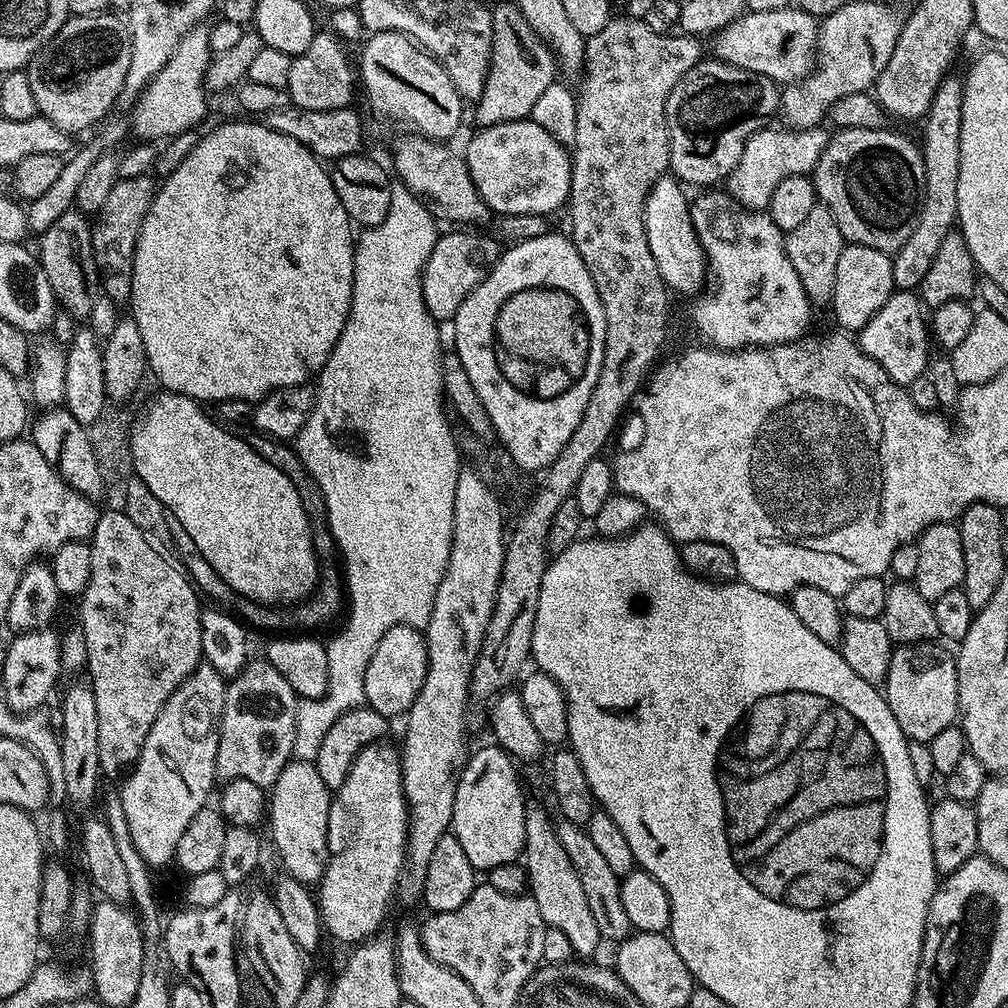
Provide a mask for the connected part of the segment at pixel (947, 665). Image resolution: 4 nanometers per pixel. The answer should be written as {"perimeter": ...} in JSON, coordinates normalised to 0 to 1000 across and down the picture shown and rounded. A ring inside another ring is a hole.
{"perimeter":[[[922,637],[890,642],[885,649],[881,671],[875,680],[875,689],[893,723],[902,734],[916,738],[927,733],[934,724],[945,721],[952,705],[947,650],[931,640]]]}

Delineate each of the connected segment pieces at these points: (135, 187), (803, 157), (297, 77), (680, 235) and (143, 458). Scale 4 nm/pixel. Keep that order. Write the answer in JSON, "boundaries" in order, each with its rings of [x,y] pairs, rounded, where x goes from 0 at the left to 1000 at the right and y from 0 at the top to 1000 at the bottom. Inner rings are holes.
{"boundaries":[[[[150,174],[137,177],[116,178],[109,188],[101,208],[93,211],[91,223],[91,247],[93,260],[99,270],[99,285],[102,293],[115,302],[126,303],[131,296],[131,261],[143,213],[149,208],[155,195],[157,183]]],[[[759,125],[743,137],[736,149],[736,157],[732,157],[732,165],[728,165],[728,169],[722,174],[720,189],[737,206],[761,207],[768,192],[768,185],[772,185],[776,177],[805,172],[812,157],[815,157],[815,149],[819,149],[821,144],[822,132],[816,131],[818,128],[813,125],[791,129],[780,125],[766,126]]],[[[317,30],[300,54],[290,57],[288,81],[284,88],[289,102],[304,109],[335,109],[350,102],[351,63],[345,61],[340,47],[342,45],[328,31]]],[[[666,173],[655,175],[649,181],[639,201],[641,240],[645,240],[645,252],[649,252],[653,272],[657,272],[664,287],[668,291],[687,290],[686,292],[690,292],[699,285],[697,282],[698,274],[700,278],[700,259],[698,245],[694,242],[687,223],[685,194],[682,194],[678,188],[680,189],[676,180]]],[[[163,387],[152,392],[146,399],[148,399],[147,406],[139,414],[135,413],[133,420],[130,422],[133,466],[136,473],[149,484],[150,490],[153,490],[161,502],[169,508],[180,529],[190,535],[190,540],[198,547],[199,554],[218,570],[218,575],[224,582],[231,583],[235,587],[235,592],[243,595],[253,595],[256,599],[271,601],[285,601],[305,595],[311,587],[314,586],[317,573],[317,558],[310,541],[308,518],[304,514],[300,494],[296,494],[296,486],[292,486],[292,478],[288,478],[288,474],[284,474],[284,470],[280,470],[280,466],[276,466],[276,462],[268,462],[268,458],[264,458],[264,454],[260,454],[260,450],[256,450],[246,441],[245,436],[233,434],[232,431],[228,431],[220,425],[209,412],[206,414],[198,406],[201,404],[188,394],[178,389]]]]}

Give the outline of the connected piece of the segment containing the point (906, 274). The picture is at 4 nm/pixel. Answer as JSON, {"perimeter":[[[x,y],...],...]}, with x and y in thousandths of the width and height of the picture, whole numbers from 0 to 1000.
{"perimeter":[[[941,73],[937,76],[937,80],[931,85],[931,89],[927,93],[927,101],[923,101],[923,109],[915,120],[917,126],[917,143],[915,139],[915,150],[917,153],[917,199],[913,205],[911,212],[911,220],[907,224],[907,232],[903,232],[903,236],[899,236],[899,240],[885,254],[885,267],[887,268],[887,280],[889,286],[893,288],[909,288],[912,287],[913,281],[919,276],[919,271],[923,269],[923,264],[927,260],[928,254],[931,253],[931,247],[935,244],[935,236],[938,236],[950,222],[948,217],[948,209],[950,208],[950,169],[952,168],[952,130],[954,129],[954,97],[956,96],[956,80],[950,74]]]}

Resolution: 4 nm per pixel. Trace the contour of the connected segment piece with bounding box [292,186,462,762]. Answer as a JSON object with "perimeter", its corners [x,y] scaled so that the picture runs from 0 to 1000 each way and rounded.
{"perimeter":[[[400,185],[389,188],[387,196],[387,212],[383,212],[383,220],[379,220],[370,226],[362,226],[356,231],[351,245],[351,280],[349,281],[349,307],[345,313],[343,323],[327,351],[327,355],[321,360],[321,366],[315,370],[313,378],[313,398],[308,411],[308,415],[300,423],[300,427],[294,432],[292,443],[294,453],[302,459],[302,465],[315,478],[319,486],[319,494],[323,498],[323,510],[325,511],[325,524],[333,536],[333,547],[339,553],[339,570],[343,576],[343,614],[340,616],[341,624],[323,639],[323,657],[325,658],[325,687],[313,696],[302,696],[297,699],[294,723],[292,724],[291,751],[295,754],[309,754],[315,752],[315,744],[319,740],[319,732],[323,732],[323,724],[352,702],[360,702],[363,698],[363,661],[367,661],[367,653],[371,653],[371,645],[375,637],[379,637],[379,629],[387,625],[387,621],[402,619],[418,625],[424,624],[427,617],[427,609],[431,605],[431,589],[435,585],[435,577],[438,577],[438,569],[442,565],[442,558],[446,554],[446,542],[448,541],[448,523],[450,522],[450,482],[454,482],[454,470],[458,463],[456,448],[452,445],[452,433],[444,422],[445,410],[442,408],[442,394],[440,380],[438,379],[438,367],[437,366],[437,329],[435,318],[429,314],[427,308],[423,308],[423,300],[419,296],[419,272],[423,260],[433,243],[435,233],[435,219],[429,213],[419,199],[408,188]]]}

